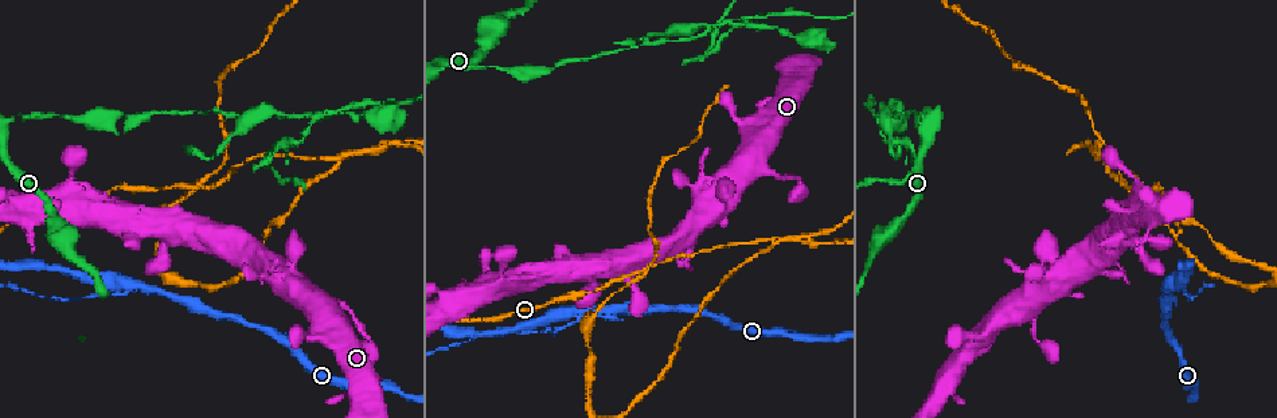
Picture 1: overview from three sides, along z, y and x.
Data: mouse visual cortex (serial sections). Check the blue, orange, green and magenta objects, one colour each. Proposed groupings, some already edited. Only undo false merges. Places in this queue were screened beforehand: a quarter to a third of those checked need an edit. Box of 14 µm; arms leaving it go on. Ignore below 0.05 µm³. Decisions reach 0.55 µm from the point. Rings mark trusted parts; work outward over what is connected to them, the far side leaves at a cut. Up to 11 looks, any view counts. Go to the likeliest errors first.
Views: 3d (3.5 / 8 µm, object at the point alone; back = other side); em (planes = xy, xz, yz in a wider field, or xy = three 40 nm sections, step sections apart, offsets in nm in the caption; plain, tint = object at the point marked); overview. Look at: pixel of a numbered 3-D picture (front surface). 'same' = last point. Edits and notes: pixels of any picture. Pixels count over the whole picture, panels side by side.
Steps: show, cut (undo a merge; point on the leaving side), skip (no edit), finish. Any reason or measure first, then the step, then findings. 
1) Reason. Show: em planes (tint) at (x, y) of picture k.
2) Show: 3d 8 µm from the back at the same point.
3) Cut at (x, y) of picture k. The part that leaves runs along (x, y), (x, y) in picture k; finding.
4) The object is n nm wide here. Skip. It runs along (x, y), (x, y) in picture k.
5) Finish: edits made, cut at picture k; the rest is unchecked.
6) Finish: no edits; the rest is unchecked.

Sharp bend. Show: 3d 3.5 µm at (343, 153) of picture 1.

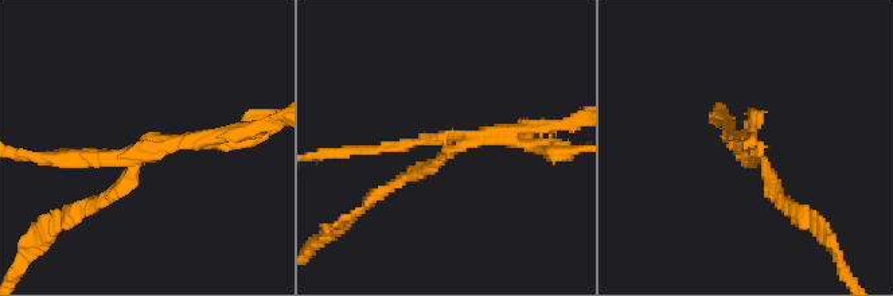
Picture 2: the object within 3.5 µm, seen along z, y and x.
3 arms meet here; the arms are 150, 200, 200 nm wide; now the EM. Show: em xy step 3 (tint) at (139, 156) of picture 2.

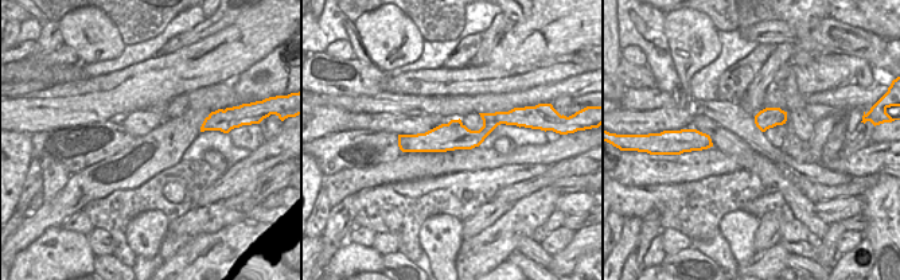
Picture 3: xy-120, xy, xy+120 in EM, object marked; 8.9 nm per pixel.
Show: em planes (tint) at the same point.

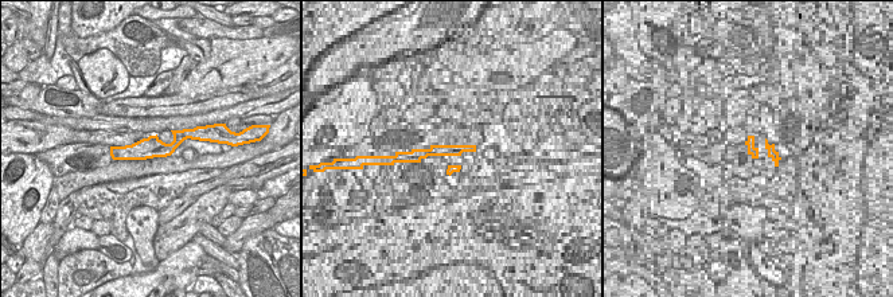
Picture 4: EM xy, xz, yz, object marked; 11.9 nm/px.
Cut at (121, 189) of picture 2. The part that leaves runs along (445, 150), (363, 209) in picture 2; two cells meet here.

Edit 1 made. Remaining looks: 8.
See it whole again. Show: overview.

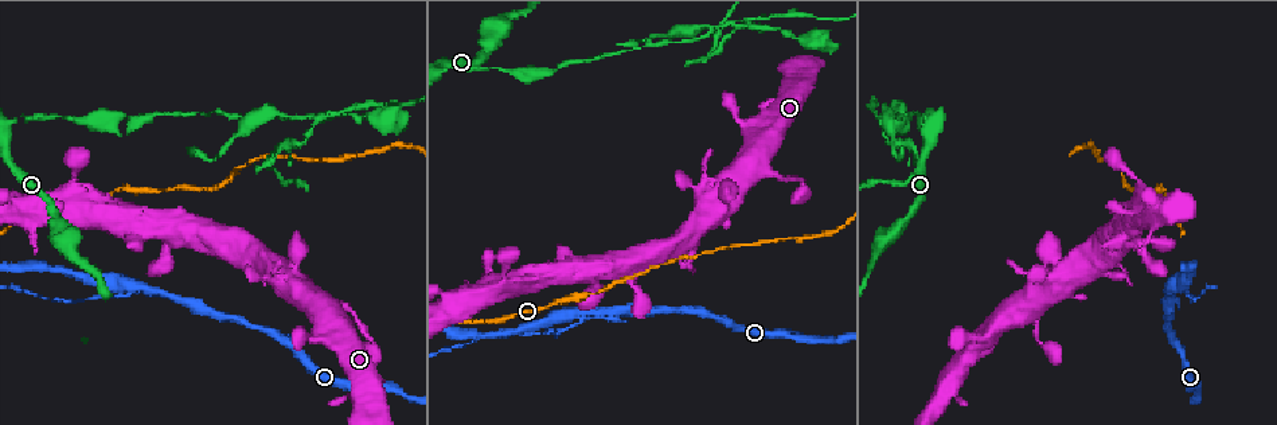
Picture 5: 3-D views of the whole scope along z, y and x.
Small branch off a trunk. Show: 3d 3.5 µm at (1169, 296) of picture 5.

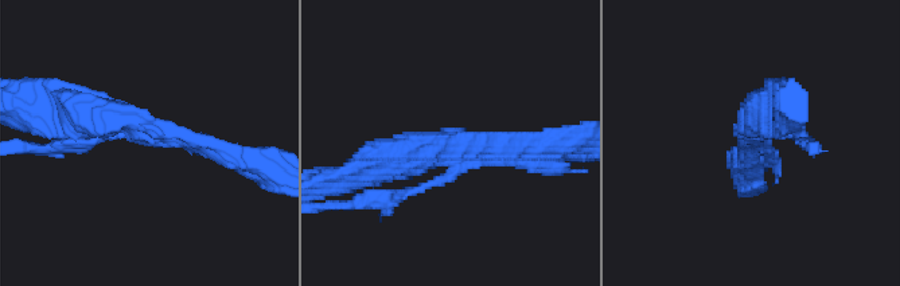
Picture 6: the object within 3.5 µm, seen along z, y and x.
Show: em planes (tint) at (168, 136) of picture 6.

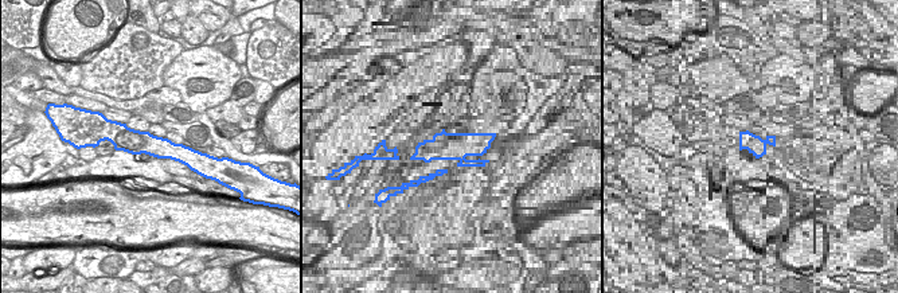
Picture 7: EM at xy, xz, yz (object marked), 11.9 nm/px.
3 arms meet here. Cut at (406, 191) of picture 6. The part that leaves runs along (463, 164), (393, 202), (343, 206) in picture 6; a second cell is stuck on.

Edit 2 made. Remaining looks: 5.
Show: overview.

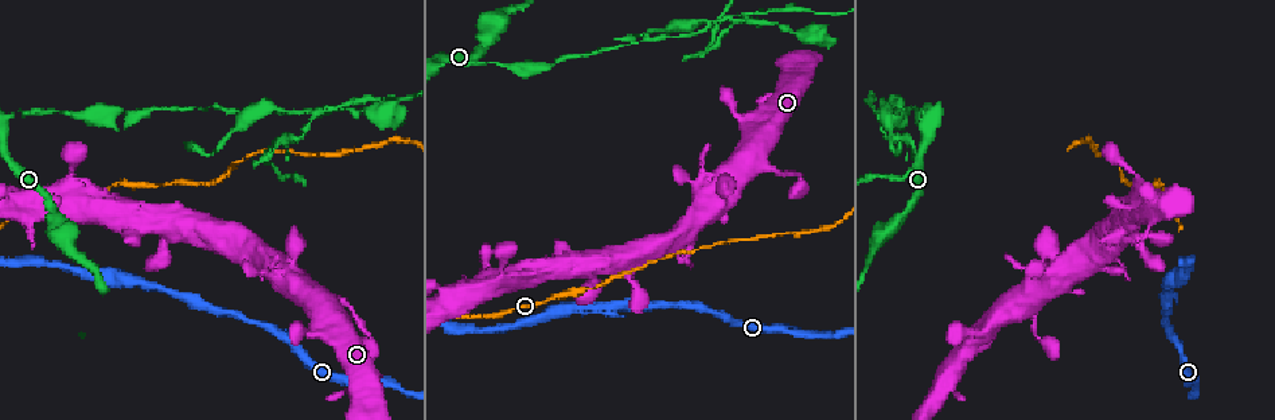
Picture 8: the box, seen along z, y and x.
Show: 3d 3.5 µm at (22, 112) of picture 8.

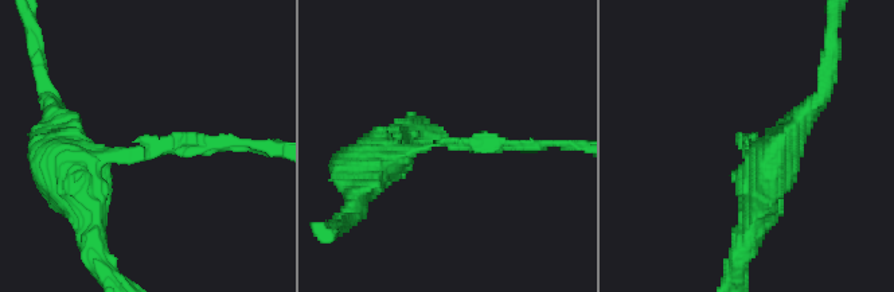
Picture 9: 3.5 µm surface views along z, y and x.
The arms are 200, 500 nm wide. Show: em xy step 3 (tint) at (137, 149) of picture 9.

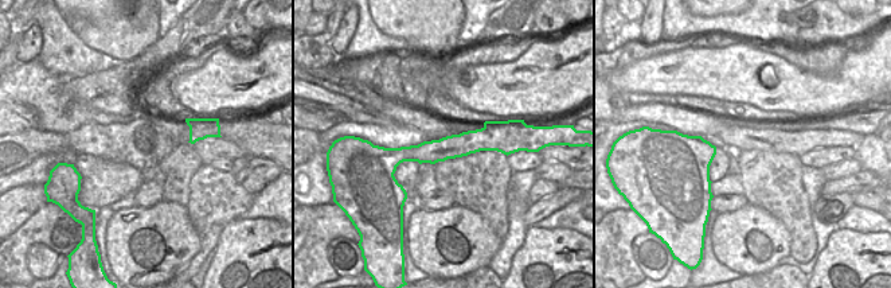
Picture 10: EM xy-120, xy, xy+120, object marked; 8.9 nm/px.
Show: em xy step 2 (tint) at the same point.

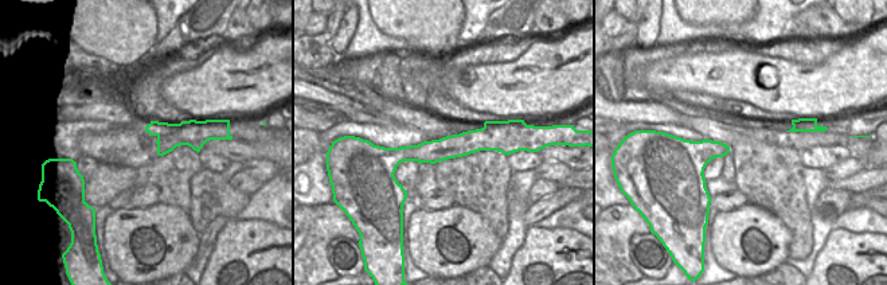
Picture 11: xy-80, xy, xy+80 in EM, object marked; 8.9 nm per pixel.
Skip. It runs along (501, 136), (432, 152), (386, 152) in picture 11; one cell here.

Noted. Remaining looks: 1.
Thin neck. Show: 3d 3.5 µm at (14, 199) of picture 8.

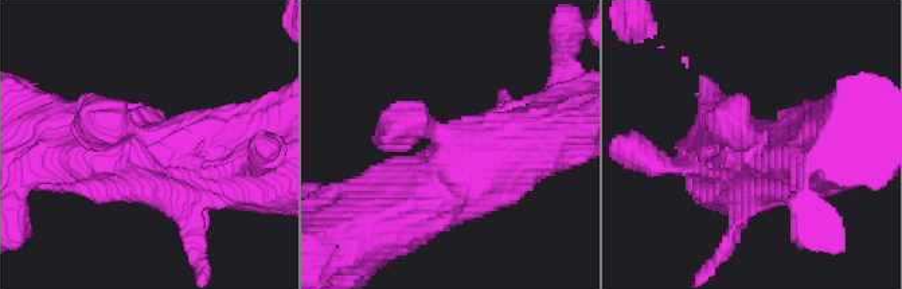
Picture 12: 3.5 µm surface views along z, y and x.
Skip. It runs along (562, 129), (488, 157), (402, 215) in picture 12; continuous, no second cell.

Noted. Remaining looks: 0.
Finish: edits made, cut at picture 2, cut at picture 6; the rest is unchecked.

